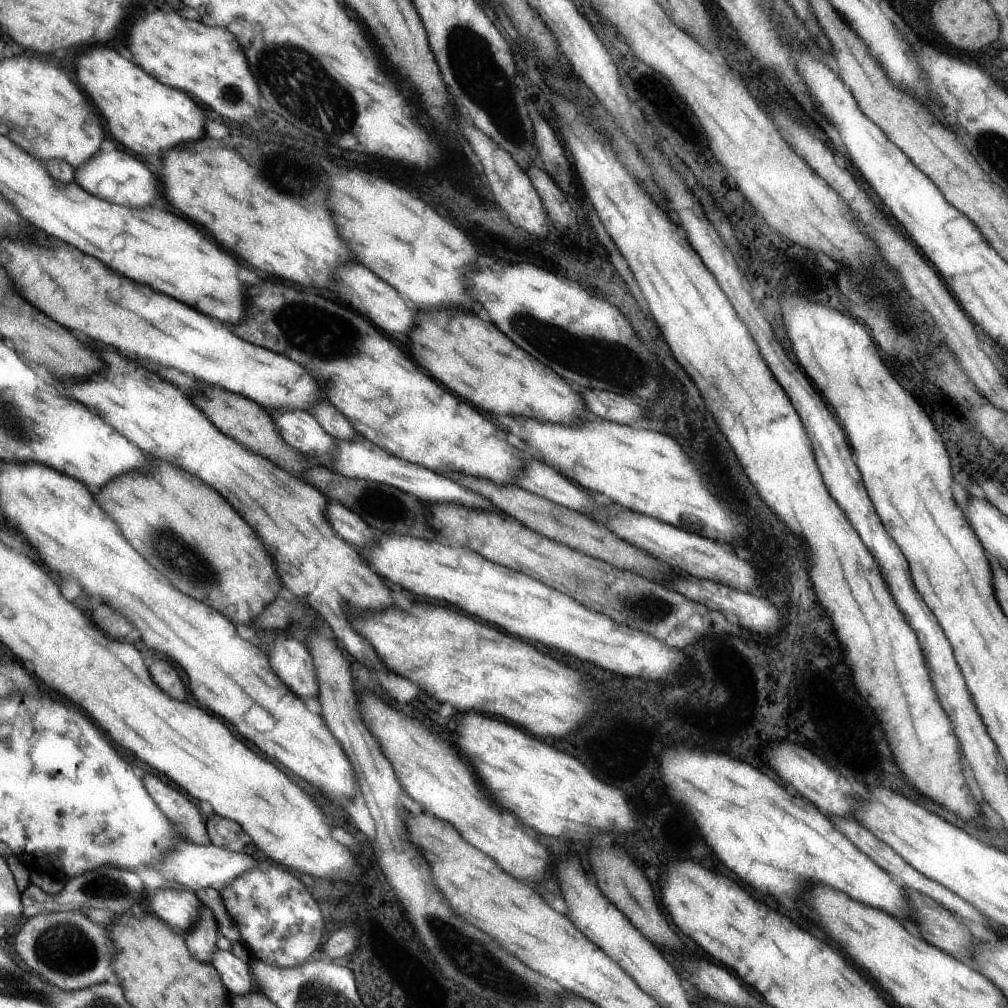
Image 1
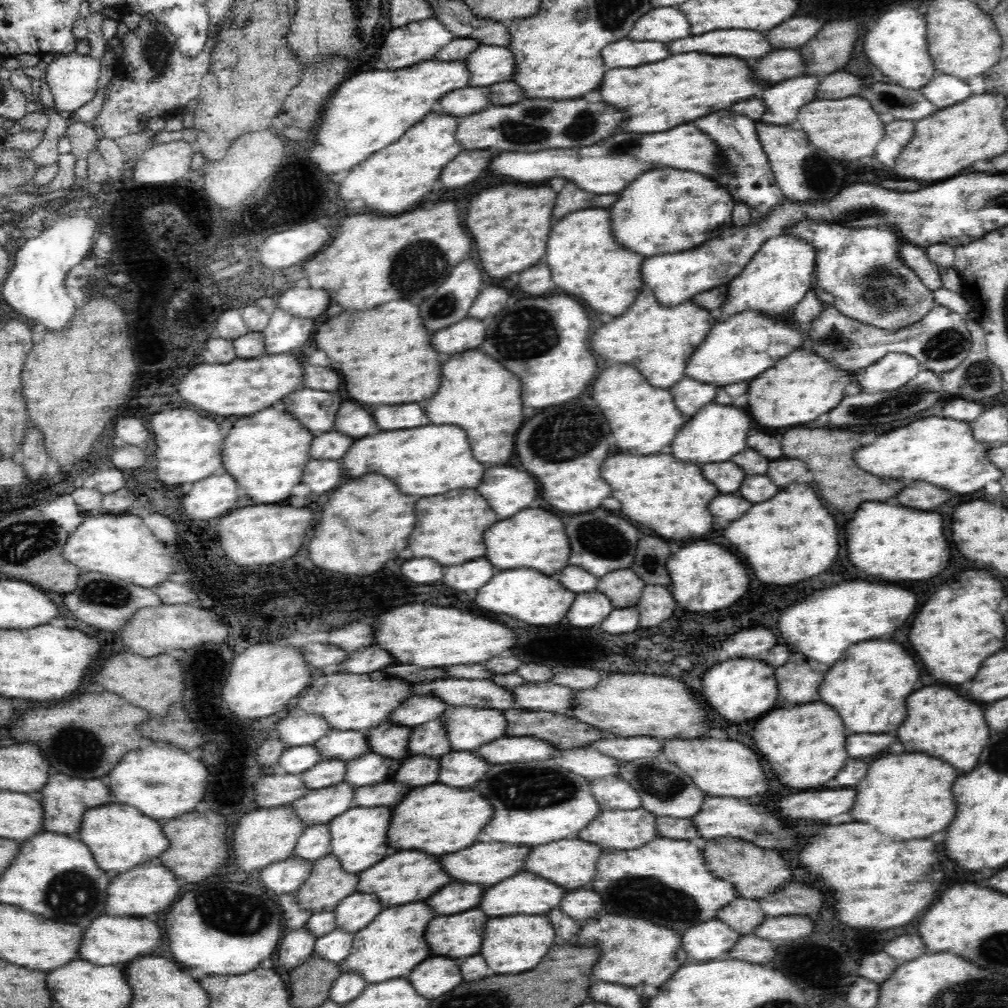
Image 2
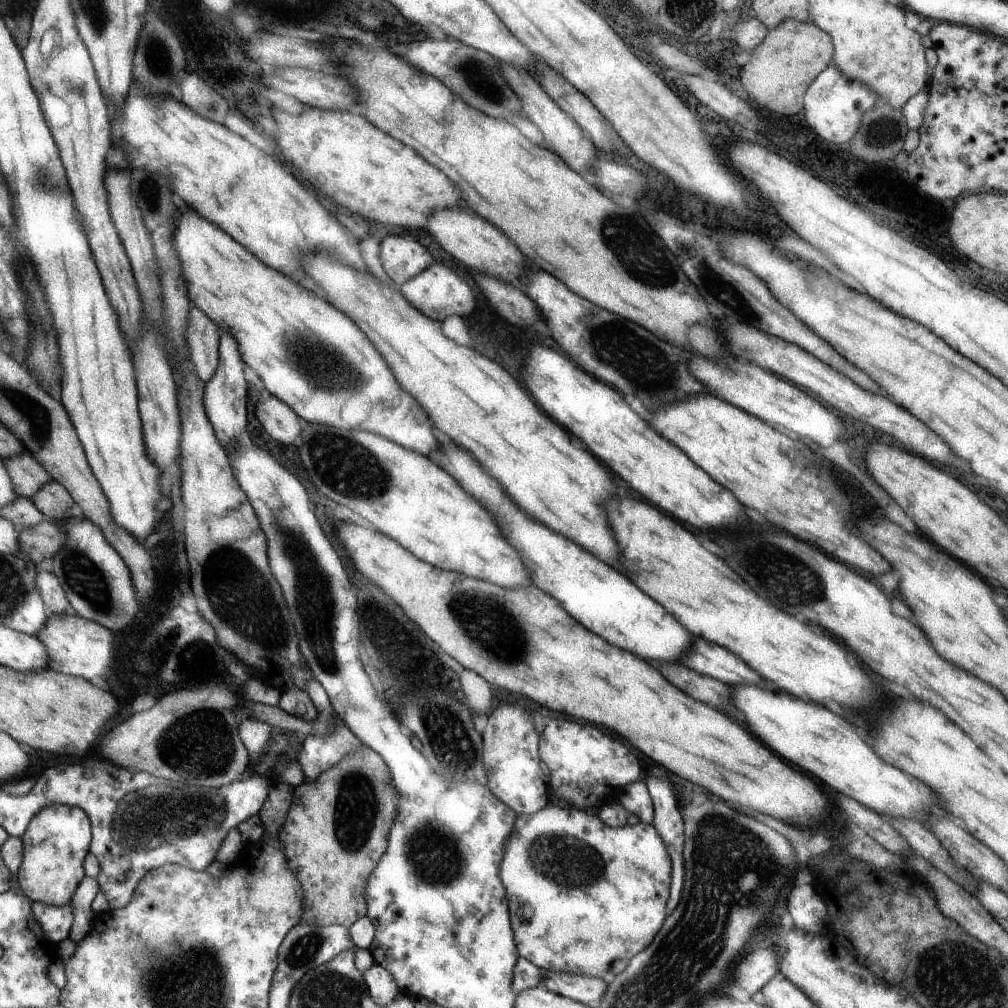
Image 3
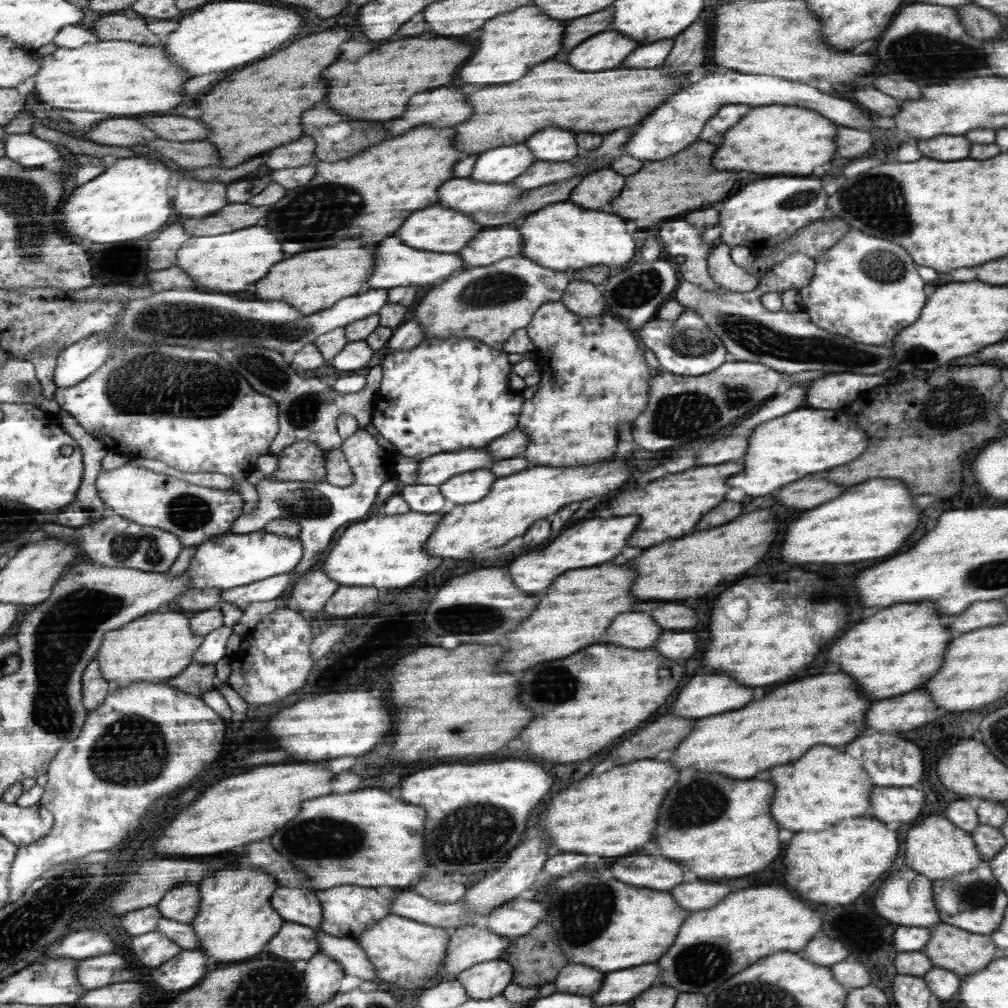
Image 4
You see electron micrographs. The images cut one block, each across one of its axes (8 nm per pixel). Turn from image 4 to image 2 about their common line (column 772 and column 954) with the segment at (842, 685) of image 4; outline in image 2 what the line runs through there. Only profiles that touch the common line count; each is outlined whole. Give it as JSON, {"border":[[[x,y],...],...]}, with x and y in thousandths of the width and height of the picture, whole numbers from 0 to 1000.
{"border":[[[917,681],[901,690],[901,710],[891,722],[891,732],[899,746],[919,746],[927,752],[935,752],[954,766],[962,766],[970,758],[974,742],[982,734],[982,722],[976,714],[976,706],[970,698],[954,692],[950,687],[938,681]]]}

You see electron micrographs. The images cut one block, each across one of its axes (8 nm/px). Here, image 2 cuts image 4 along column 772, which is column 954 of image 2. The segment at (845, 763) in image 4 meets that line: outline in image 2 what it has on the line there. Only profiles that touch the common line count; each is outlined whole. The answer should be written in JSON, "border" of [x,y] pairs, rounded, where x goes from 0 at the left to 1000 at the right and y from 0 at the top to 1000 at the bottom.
{"border":[[[881,748],[865,756],[861,770],[849,780],[851,792],[843,810],[871,821],[875,831],[905,833],[933,825],[946,810],[946,794],[942,794],[942,778],[950,766],[942,758],[919,748]]]}

